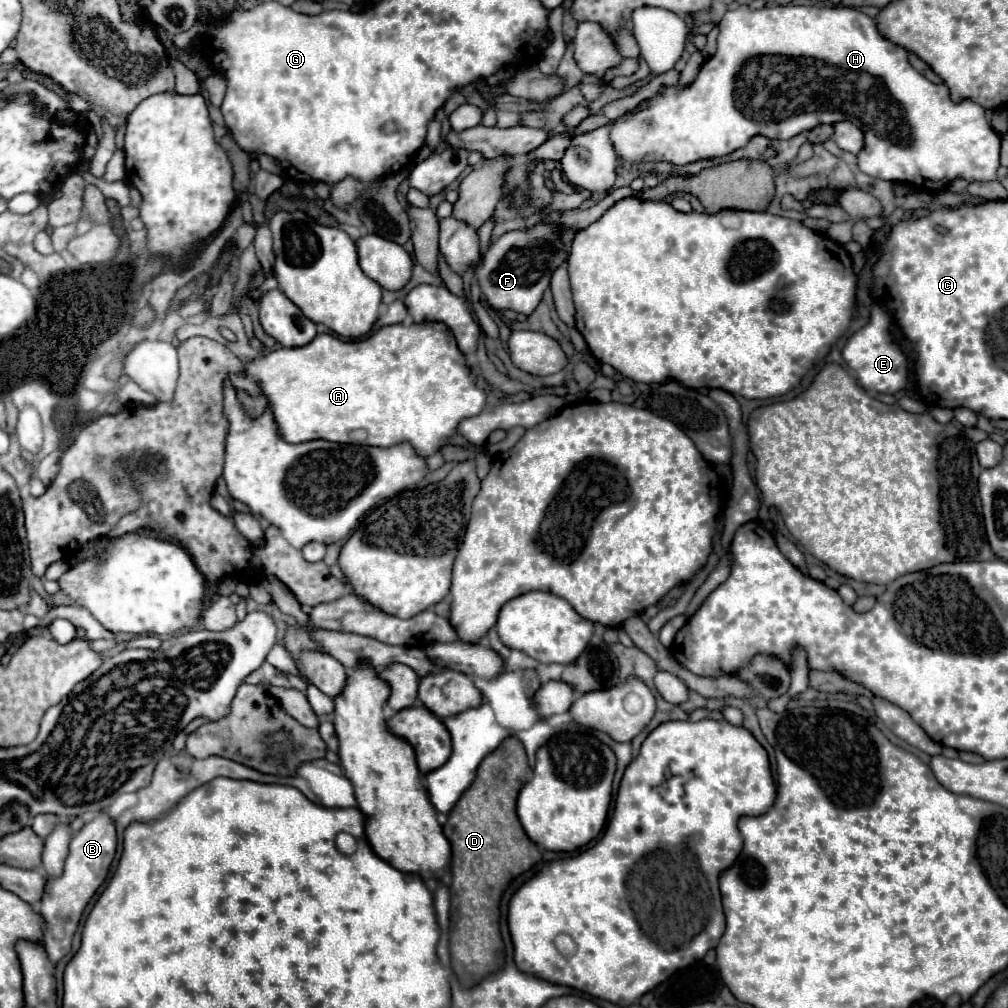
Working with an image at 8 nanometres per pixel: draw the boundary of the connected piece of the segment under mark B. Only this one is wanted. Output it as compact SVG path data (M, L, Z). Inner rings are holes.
M102 812L102 816L88 822L72 838L64 874L58 878L46 880L44 896L40 900L40 914L44 920L44 946L46 946L48 958L52 962L58 962L62 956L66 956L70 952L72 936L78 928L82 912L84 912L86 904L90 902L90 898L96 894L96 890L106 880L114 854L116 854L116 828L114 828L112 818Z

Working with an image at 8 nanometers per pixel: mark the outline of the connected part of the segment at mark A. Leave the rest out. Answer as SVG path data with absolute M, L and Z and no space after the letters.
M440 322L410 326L392 324L364 340L352 342L344 342L330 334L318 334L306 346L278 348L254 360L246 360L242 372L228 374L224 380L232 388L248 392L252 398L266 396L278 434L290 444L328 440L386 448L408 440L420 456L430 456L456 432L462 418L476 416L486 404L486 392L474 384L474 374L468 370L452 332Z

